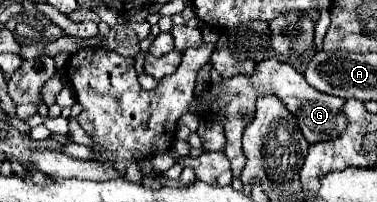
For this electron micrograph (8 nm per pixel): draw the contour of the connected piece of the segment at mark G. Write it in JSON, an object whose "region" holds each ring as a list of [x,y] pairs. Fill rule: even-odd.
{"region":[[[267,59],[261,61],[255,67],[253,75],[235,75],[231,79],[223,79],[219,85],[211,85],[211,89],[197,99],[197,109],[199,113],[203,111],[205,115],[211,115],[215,121],[219,121],[225,129],[225,137],[227,137],[227,147],[225,147],[225,155],[231,162],[233,175],[237,178],[241,176],[241,171],[246,163],[243,149],[241,149],[241,135],[247,123],[247,115],[255,115],[255,99],[257,95],[277,95],[285,107],[289,111],[293,111],[305,139],[309,143],[321,143],[321,141],[329,141],[339,137],[345,127],[347,127],[347,119],[341,111],[341,107],[345,105],[345,99],[341,97],[333,97],[333,95],[325,95],[317,89],[313,89],[305,77],[293,69],[287,63],[281,63],[277,59]]]}

